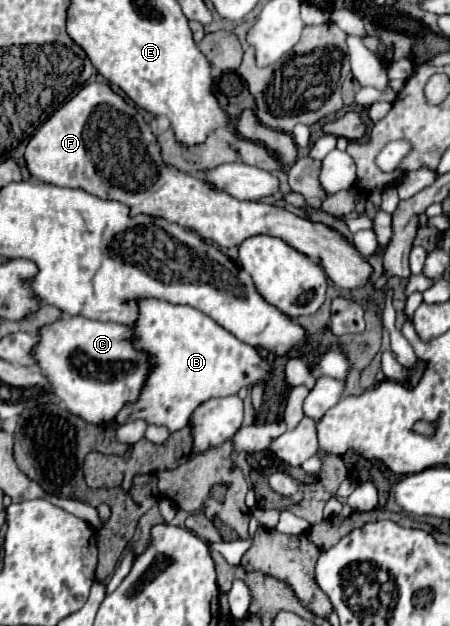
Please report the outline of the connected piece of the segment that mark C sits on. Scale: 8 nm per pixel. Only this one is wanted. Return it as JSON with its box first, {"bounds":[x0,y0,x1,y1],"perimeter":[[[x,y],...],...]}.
{"bounds":[35,315,149,425],"perimeter":[[[63,315],[59,321],[43,327],[39,337],[39,345],[35,347],[37,363],[47,373],[55,395],[81,419],[95,425],[109,425],[115,421],[123,405],[135,403],[141,397],[141,387],[145,385],[145,379],[149,379],[149,355],[145,355],[145,351],[137,351],[133,345],[133,327]]]}

